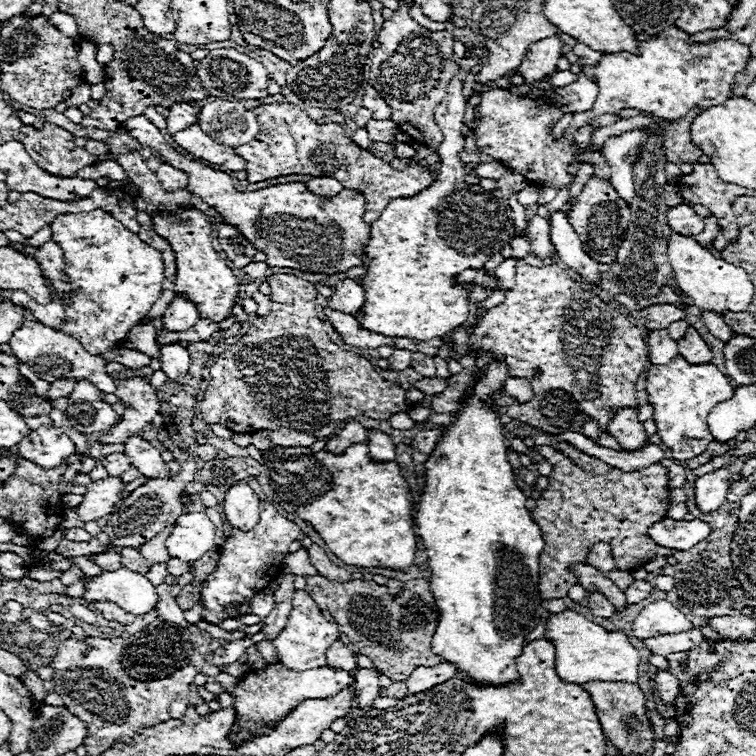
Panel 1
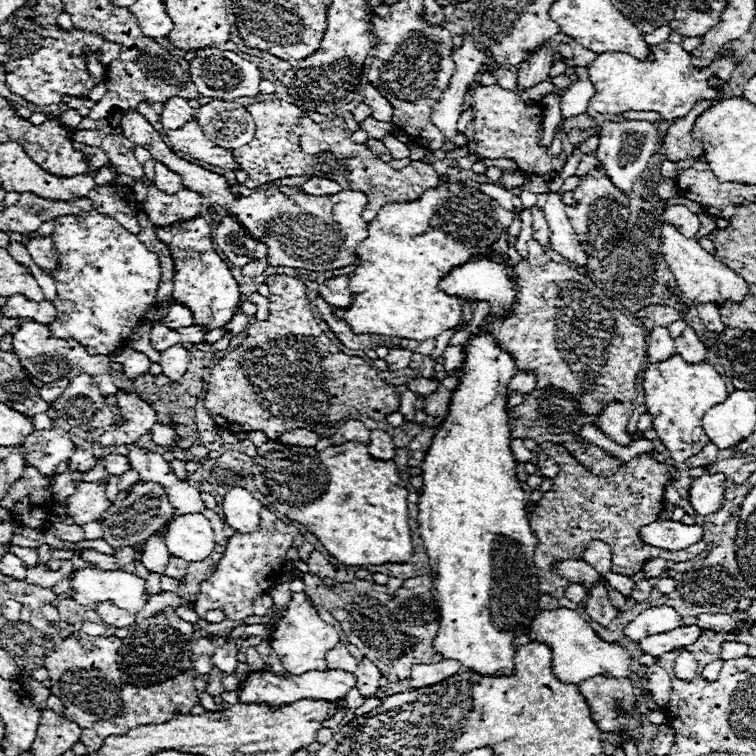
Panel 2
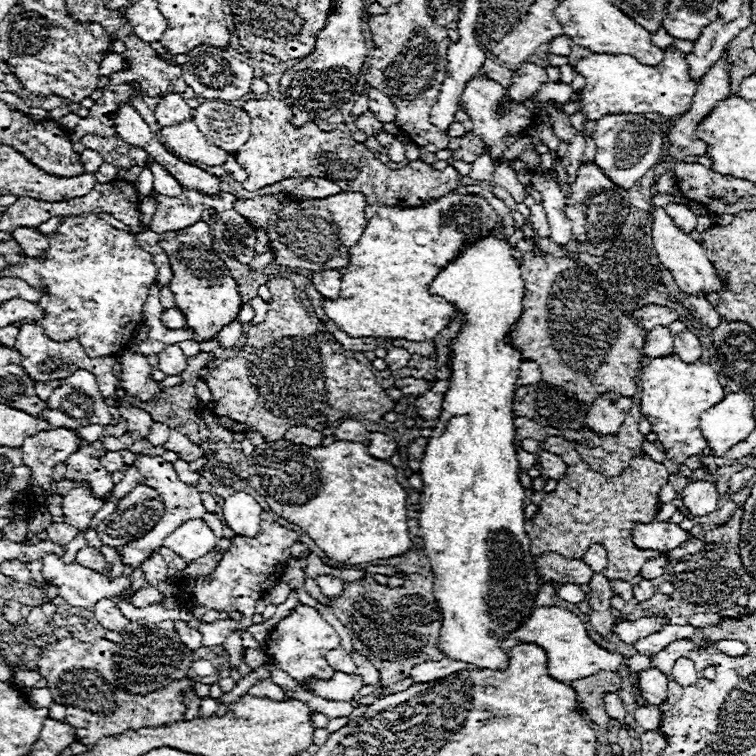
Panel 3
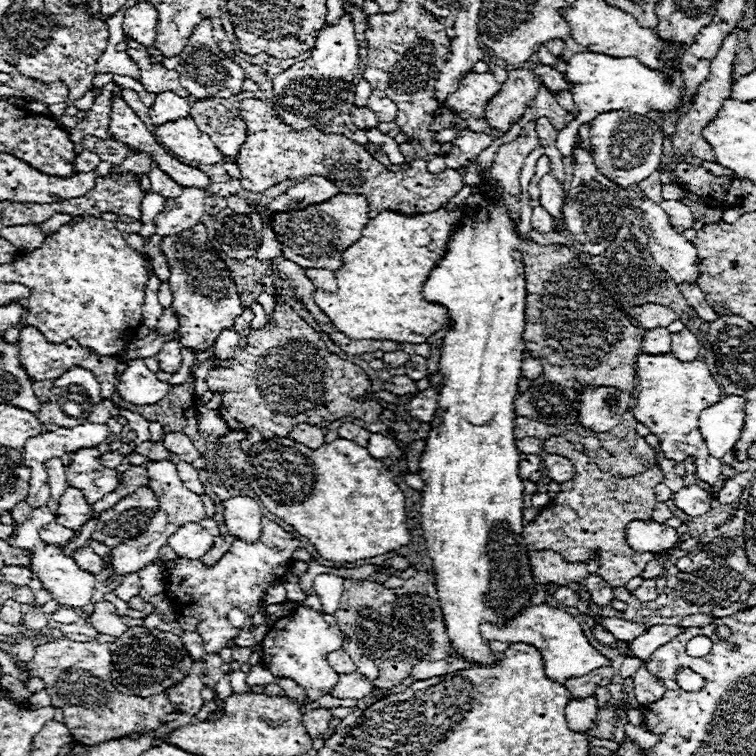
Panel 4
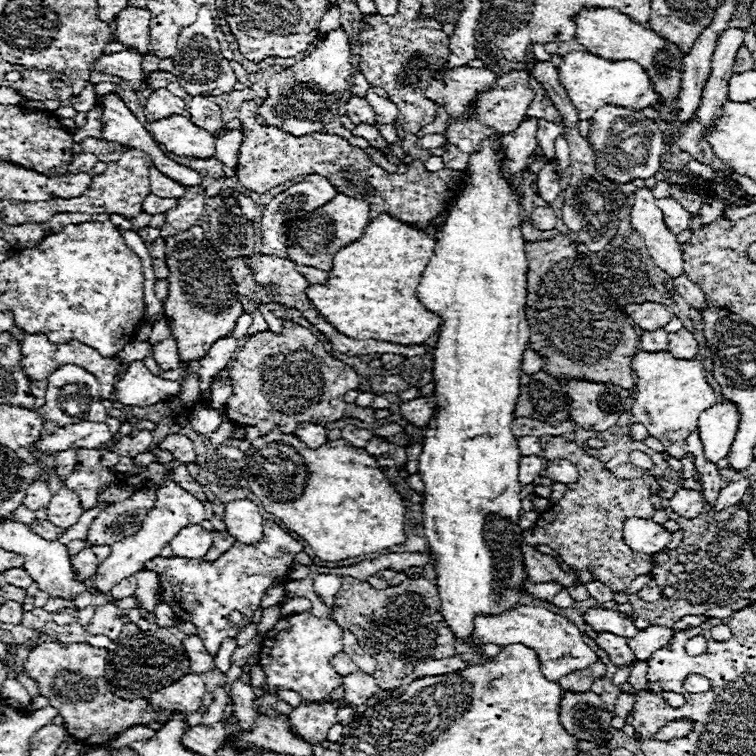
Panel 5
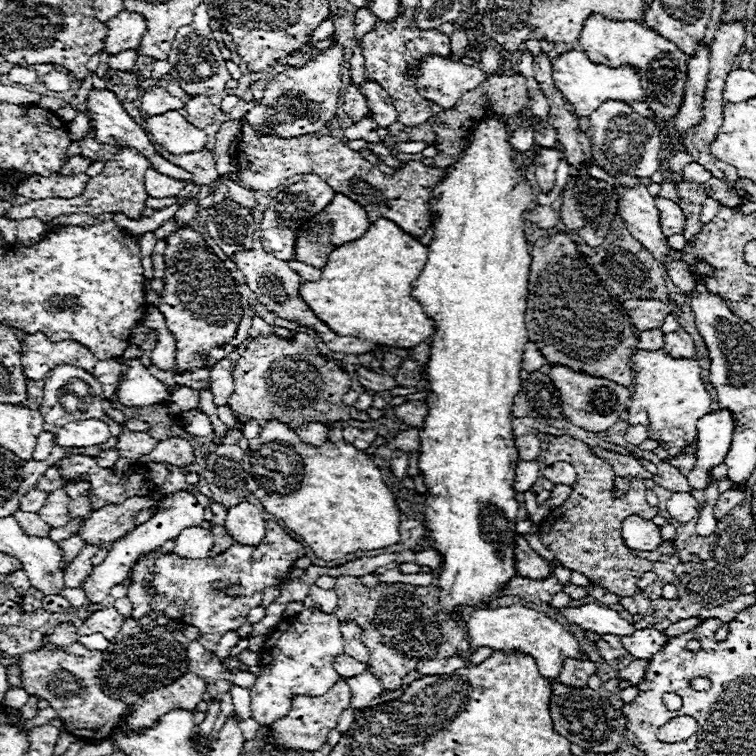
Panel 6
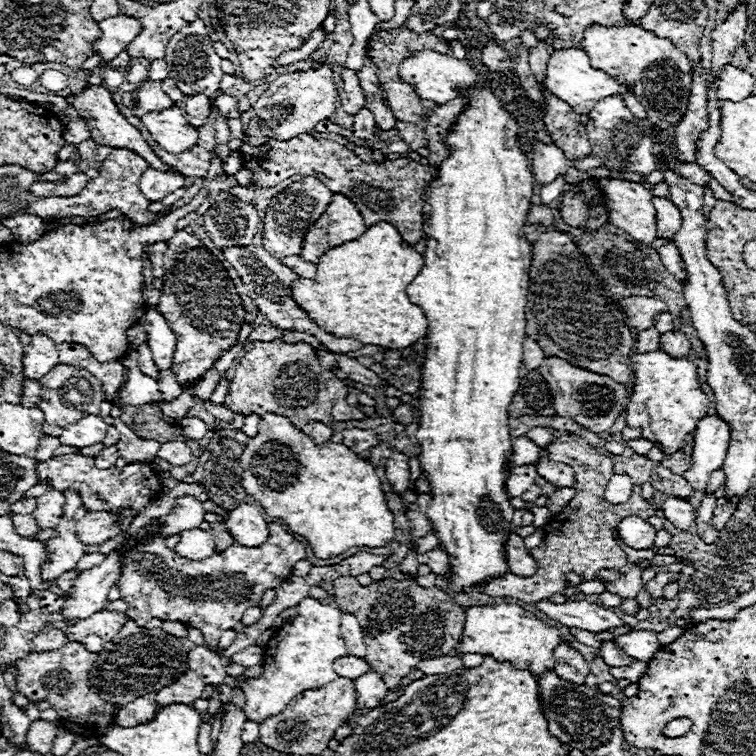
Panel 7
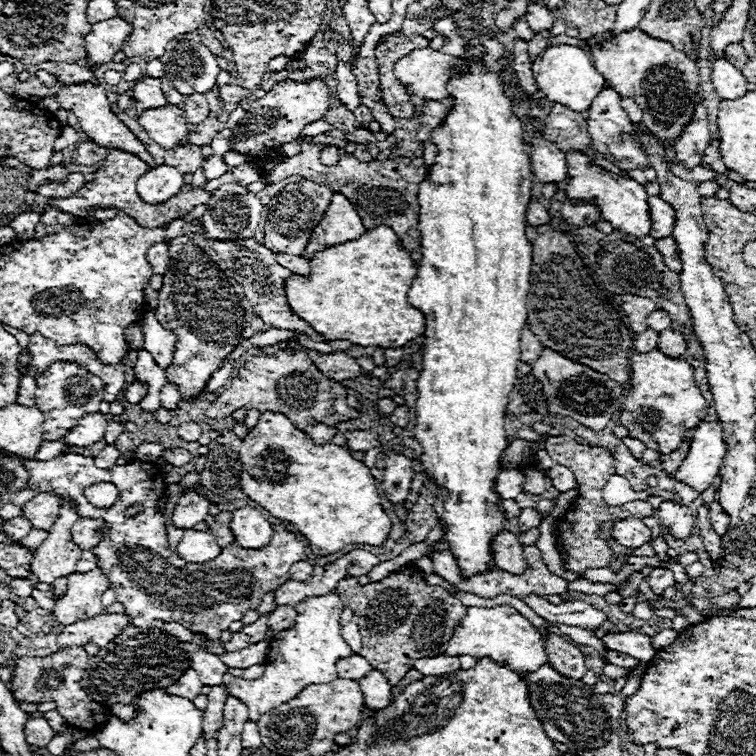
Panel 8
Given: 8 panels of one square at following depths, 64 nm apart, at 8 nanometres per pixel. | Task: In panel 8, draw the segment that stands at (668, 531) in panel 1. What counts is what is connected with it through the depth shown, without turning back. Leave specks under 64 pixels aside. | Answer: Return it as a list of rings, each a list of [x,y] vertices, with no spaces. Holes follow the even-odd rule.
[[[638,518],[618,520],[612,528],[612,538],[626,548],[640,548],[650,542],[650,528]]]

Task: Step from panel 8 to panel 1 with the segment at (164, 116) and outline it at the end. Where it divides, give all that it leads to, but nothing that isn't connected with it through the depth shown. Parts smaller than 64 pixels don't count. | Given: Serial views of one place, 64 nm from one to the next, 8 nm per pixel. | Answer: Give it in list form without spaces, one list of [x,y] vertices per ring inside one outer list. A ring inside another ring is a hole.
[[[192,124],[192,126],[172,134],[172,138],[182,150],[186,150],[188,154],[192,154],[196,158],[202,158],[210,164],[226,166],[232,172],[240,172],[246,166],[246,162],[238,154],[234,154],[234,148],[216,144],[212,138],[208,138],[202,132],[202,128],[198,124]]]

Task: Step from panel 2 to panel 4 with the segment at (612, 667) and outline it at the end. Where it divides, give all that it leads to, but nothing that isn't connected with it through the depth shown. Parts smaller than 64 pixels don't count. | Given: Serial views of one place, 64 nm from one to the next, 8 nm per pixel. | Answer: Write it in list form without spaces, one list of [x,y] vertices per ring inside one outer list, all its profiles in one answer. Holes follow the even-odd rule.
[[[546,604],[522,608],[504,626],[494,626],[490,622],[484,622],[484,624],[480,624],[480,634],[488,642],[494,642],[494,640],[510,642],[510,644],[524,642],[524,644],[534,646],[536,650],[540,650],[540,654],[544,658],[544,674],[556,682],[564,682],[566,678],[572,678],[572,676],[582,676],[582,674],[592,672],[600,666],[610,666],[610,660],[588,644],[576,618],[572,618],[564,610],[548,608]]]

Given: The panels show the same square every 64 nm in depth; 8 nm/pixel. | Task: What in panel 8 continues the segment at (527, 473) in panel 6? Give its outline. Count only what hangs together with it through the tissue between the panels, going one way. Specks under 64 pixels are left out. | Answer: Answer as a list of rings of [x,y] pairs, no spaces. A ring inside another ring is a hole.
[[[514,468],[514,470],[502,470],[498,476],[496,476],[496,492],[500,494],[500,500],[510,500],[510,498],[516,498],[520,492],[522,492],[522,480],[524,480],[524,474]]]

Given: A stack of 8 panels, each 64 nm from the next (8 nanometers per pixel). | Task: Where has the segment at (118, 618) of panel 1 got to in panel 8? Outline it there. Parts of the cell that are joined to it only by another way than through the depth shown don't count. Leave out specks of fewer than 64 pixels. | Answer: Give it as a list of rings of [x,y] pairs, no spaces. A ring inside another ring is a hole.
[[[102,614],[102,618],[90,618],[86,622],[76,622],[58,634],[58,646],[86,646],[88,642],[104,648],[130,624],[126,614]]]

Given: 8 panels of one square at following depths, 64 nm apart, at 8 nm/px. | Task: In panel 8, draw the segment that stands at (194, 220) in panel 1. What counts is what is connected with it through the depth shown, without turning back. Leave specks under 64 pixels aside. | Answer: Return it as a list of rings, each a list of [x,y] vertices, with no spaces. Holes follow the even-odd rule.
[[[178,236],[170,242],[170,260],[164,274],[164,288],[160,290],[156,316],[176,336],[176,350],[172,364],[166,368],[166,378],[174,384],[184,402],[192,402],[202,394],[210,376],[222,366],[238,342],[244,330],[244,310],[232,284],[224,272],[212,262],[202,248],[194,246],[186,236]]]

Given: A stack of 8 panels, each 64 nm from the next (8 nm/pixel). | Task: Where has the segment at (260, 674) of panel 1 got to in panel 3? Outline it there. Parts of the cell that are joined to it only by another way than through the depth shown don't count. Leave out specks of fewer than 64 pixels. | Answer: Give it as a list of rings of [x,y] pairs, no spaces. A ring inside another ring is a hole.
[[[336,672],[330,682],[314,682],[312,686],[304,686],[312,694],[326,700],[342,700],[348,702],[354,694],[358,694],[366,684],[358,674],[342,674]],[[262,680],[262,682],[256,682],[250,690],[248,690],[252,696],[266,696],[266,698],[274,698],[274,700],[286,700],[284,692],[280,686],[276,686],[272,680]]]

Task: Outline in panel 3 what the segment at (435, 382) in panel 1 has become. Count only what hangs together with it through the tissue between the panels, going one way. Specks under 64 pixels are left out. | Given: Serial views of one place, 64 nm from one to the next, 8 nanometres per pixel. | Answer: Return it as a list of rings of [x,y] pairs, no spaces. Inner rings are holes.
[[[400,378],[394,382],[394,388],[398,388],[406,396],[416,398],[418,394],[424,394],[430,388],[430,384],[426,384],[424,380],[416,380],[416,378]]]

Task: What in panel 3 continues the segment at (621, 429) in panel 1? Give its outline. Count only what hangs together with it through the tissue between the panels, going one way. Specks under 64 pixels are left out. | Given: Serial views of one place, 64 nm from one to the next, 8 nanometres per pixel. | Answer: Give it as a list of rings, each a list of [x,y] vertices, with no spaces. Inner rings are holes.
[[[602,394],[586,410],[586,426],[598,434],[614,434],[622,426],[630,408],[632,398],[624,398],[620,394]]]

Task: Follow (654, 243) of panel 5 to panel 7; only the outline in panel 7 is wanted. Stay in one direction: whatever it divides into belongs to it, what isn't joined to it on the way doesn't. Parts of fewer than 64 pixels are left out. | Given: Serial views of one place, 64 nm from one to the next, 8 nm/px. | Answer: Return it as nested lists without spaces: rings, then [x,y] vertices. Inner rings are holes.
[[[590,178],[596,182],[606,198],[608,206],[608,222],[622,228],[626,234],[636,238],[638,242],[650,244],[656,238],[656,210],[652,206],[652,194],[638,182],[630,180],[618,180],[618,178]]]

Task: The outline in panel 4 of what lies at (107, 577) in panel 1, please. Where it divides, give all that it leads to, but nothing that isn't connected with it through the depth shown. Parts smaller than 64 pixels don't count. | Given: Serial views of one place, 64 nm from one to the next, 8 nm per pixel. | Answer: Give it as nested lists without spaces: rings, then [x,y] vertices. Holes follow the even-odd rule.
[[[42,506],[42,508],[36,508],[32,518],[24,524],[18,524],[16,526],[16,532],[14,536],[10,536],[6,542],[14,548],[22,548],[26,552],[30,552],[30,570],[40,578],[42,582],[42,588],[48,590],[52,594],[54,600],[58,600],[60,604],[64,606],[70,606],[70,608],[84,608],[90,598],[92,598],[92,590],[94,590],[94,574],[88,574],[84,570],[80,570],[74,560],[70,556],[64,556],[64,548],[62,546],[56,546],[56,544],[46,544],[40,536],[38,536],[38,530],[52,522],[54,520],[54,514],[48,506]]]

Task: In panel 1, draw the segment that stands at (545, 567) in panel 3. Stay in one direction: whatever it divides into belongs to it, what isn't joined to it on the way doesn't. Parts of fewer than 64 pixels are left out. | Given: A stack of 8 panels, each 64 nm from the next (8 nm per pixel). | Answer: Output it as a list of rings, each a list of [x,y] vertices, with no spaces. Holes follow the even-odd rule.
[[[572,564],[570,570],[576,574],[580,586],[584,586],[588,592],[602,592],[616,608],[624,608],[626,606],[626,596],[624,592],[608,578],[604,576],[600,570],[592,568],[590,564]]]

